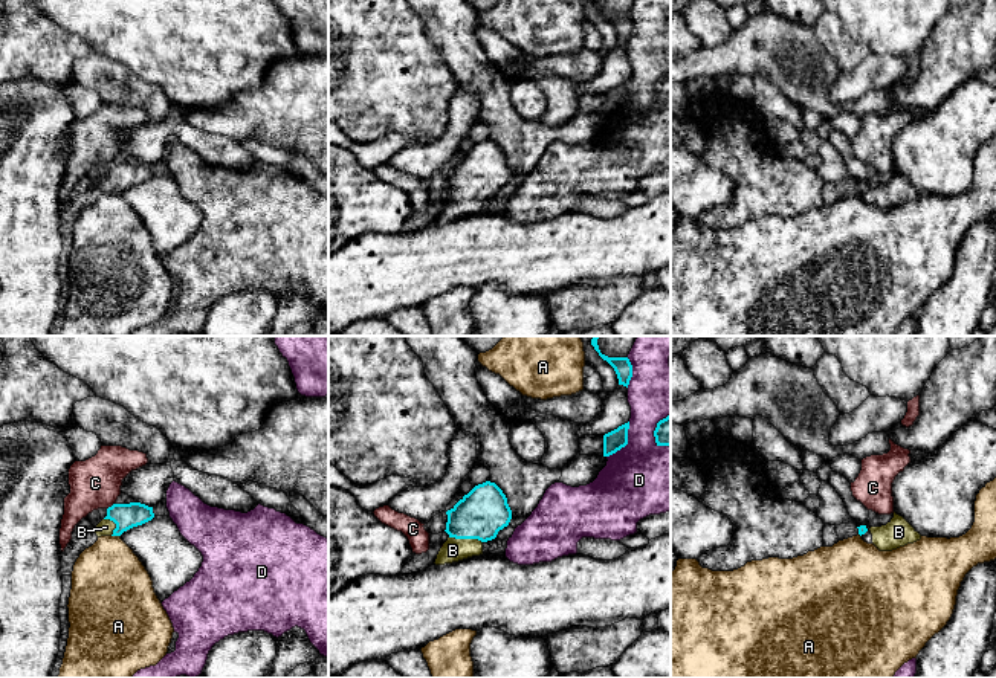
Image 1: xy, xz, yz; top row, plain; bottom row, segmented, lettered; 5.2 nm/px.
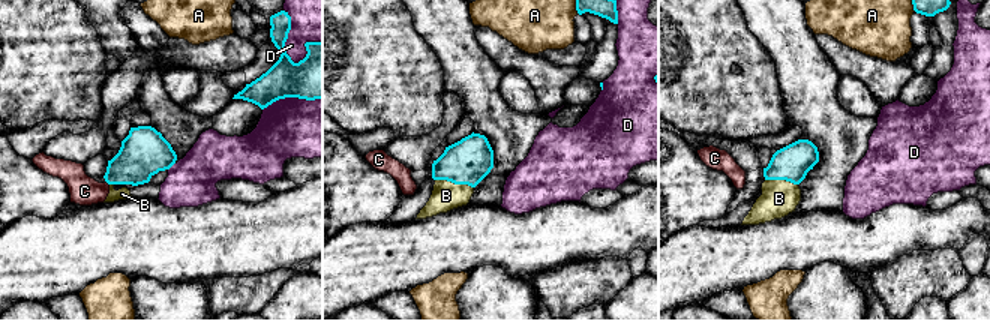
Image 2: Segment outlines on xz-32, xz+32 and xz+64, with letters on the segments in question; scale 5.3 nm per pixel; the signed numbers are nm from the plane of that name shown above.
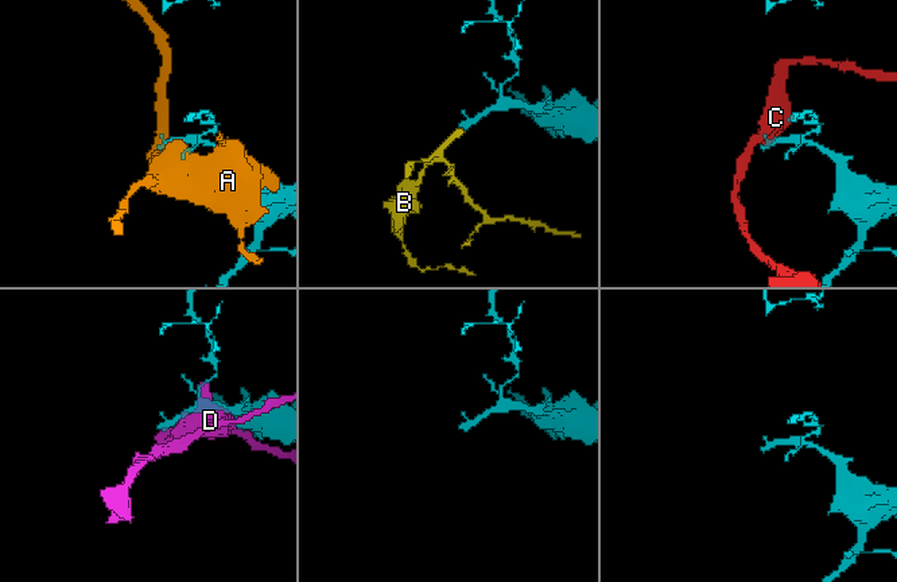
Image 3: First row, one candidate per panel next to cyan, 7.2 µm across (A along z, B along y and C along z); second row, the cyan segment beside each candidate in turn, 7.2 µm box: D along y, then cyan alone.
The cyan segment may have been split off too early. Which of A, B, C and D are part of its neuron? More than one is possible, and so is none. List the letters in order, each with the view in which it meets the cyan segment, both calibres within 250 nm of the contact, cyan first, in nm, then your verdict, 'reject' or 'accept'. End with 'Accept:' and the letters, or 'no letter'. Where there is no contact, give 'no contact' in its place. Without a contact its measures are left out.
A: xy | 140/400 nm | reject
B: xz | 260/120 nm | accept
C: xy | 140/260 nm | reject
D: xz | 110/380 nm | reject
Accept: B

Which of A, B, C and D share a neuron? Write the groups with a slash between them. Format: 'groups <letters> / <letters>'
groups A / B / C / D

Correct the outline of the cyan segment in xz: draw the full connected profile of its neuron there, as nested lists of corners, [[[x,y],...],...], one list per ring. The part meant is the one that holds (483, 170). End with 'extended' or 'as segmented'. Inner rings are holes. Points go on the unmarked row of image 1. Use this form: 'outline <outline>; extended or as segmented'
outline [[[490,139],[475,144],[446,173],[445,189],[449,195],[440,206],[435,223],[483,212],[483,202],[495,197],[512,177],[506,153]]]; extended

